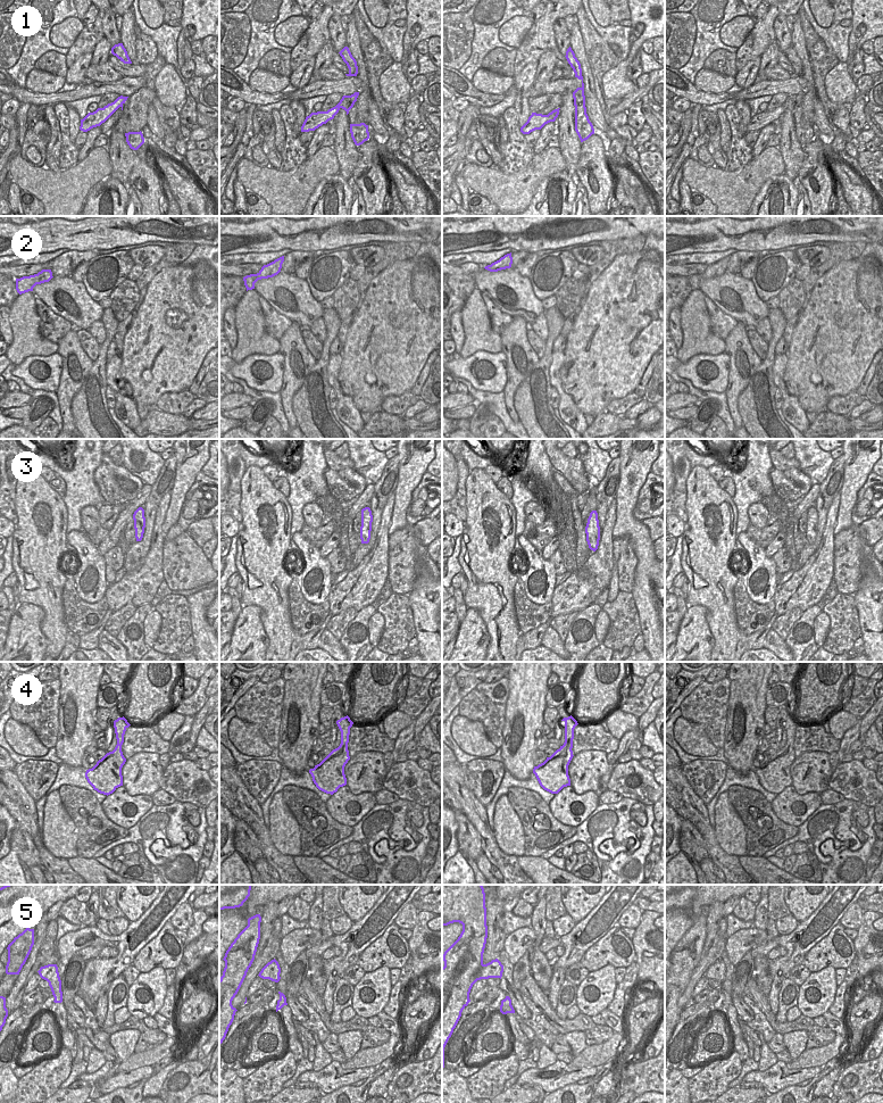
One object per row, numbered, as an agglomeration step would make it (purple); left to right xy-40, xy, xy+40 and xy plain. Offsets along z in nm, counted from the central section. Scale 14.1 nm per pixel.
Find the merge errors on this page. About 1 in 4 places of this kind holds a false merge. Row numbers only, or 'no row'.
1

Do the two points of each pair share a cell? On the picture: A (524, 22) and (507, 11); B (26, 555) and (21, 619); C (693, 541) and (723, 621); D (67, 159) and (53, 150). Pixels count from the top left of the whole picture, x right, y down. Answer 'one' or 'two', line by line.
A: two
B: two
C: one
D: two

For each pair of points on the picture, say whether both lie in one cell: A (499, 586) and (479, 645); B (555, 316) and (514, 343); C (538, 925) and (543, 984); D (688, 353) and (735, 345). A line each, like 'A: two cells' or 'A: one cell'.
A: two cells
B: two cells
C: one cell
D: two cells

